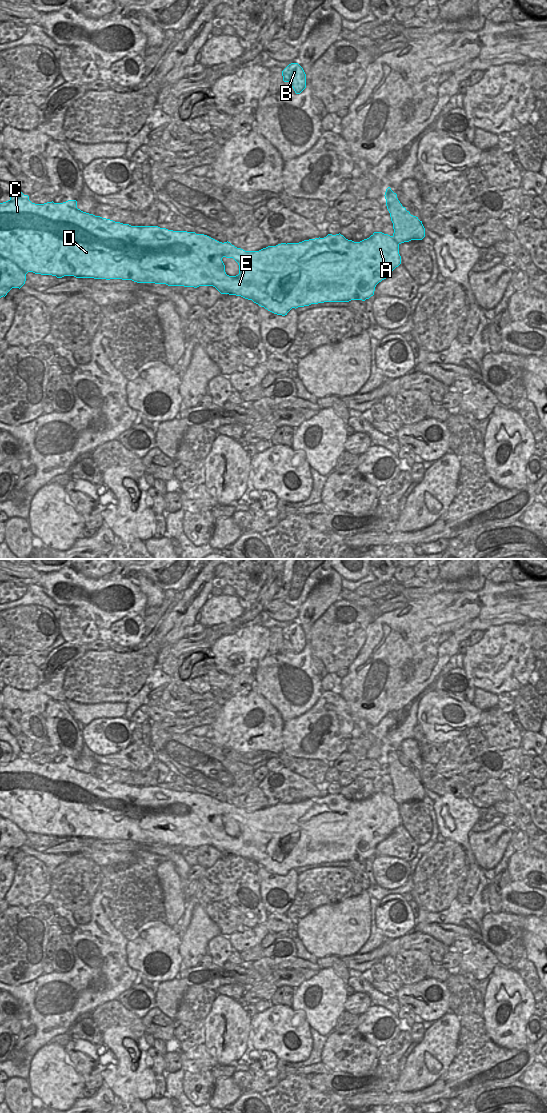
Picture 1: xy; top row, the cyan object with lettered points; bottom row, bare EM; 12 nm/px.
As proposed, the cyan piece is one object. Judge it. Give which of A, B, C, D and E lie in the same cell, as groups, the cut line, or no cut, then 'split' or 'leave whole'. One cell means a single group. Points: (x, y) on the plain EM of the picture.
groups A C D E / B; cut xy (391, 796), (398, 804); split

